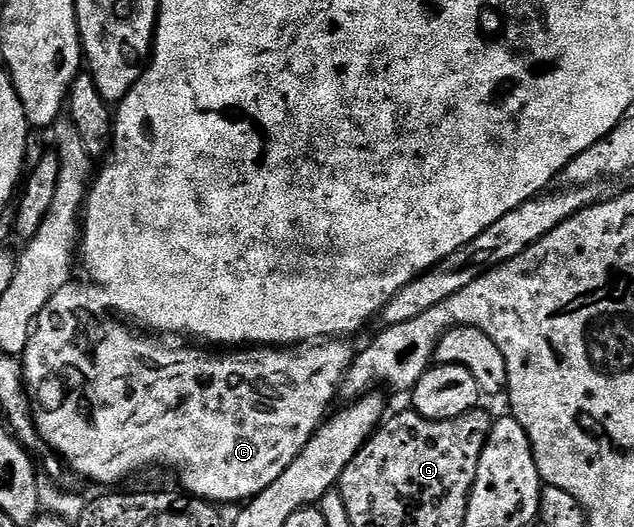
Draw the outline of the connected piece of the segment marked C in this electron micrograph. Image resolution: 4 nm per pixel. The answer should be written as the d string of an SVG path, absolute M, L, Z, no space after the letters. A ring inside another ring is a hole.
M71 281L64 288L54 293L50 301L47 301L45 307L42 308L40 315L35 319L35 324L32 328L28 344L22 354L22 362L24 364L24 385L28 392L28 398L32 400L32 419L36 422L36 431L40 434L41 444L43 444L45 448L48 446L49 449L52 450L49 452L55 453L59 456L59 458L63 460L67 466L69 463L69 465L72 466L82 478L93 479L96 483L120 483L127 477L127 475L132 475L135 471L144 471L147 467L169 467L172 471L184 471L183 490L195 498L206 499L213 505L236 505L240 503L239 499L241 499L241 501L247 501L251 499L252 496L265 491L270 485L274 485L274 481L278 481L278 477L282 477L282 473L286 473L286 469L290 466L290 464L292 464L294 457L298 457L298 453L302 453L302 449L310 441L312 434L319 429L321 423L325 422L326 416L329 414L328 406L331 405L332 398L334 400L337 398L340 383L344 379L344 372L347 371L348 366L351 365L354 358L354 350L352 351L351 345L348 344L351 342L344 337L333 337L327 341L316 341L311 345L289 345L287 347L261 347L259 345L252 345L247 349L228 349L223 353L216 353L220 355L211 355L211 353L208 352L211 350L208 349L200 349L204 351L195 351L192 347L167 347L164 343L155 343L155 341L152 340L155 338L153 338L151 334L140 333L144 335L135 335L135 333L131 331L133 328L124 321L116 321L120 323L102 324L96 331L96 339L92 339L92 315L86 308L83 307L82 304L80 304L80 298L83 297L84 291L80 287L75 287L75 285L76 283Z

